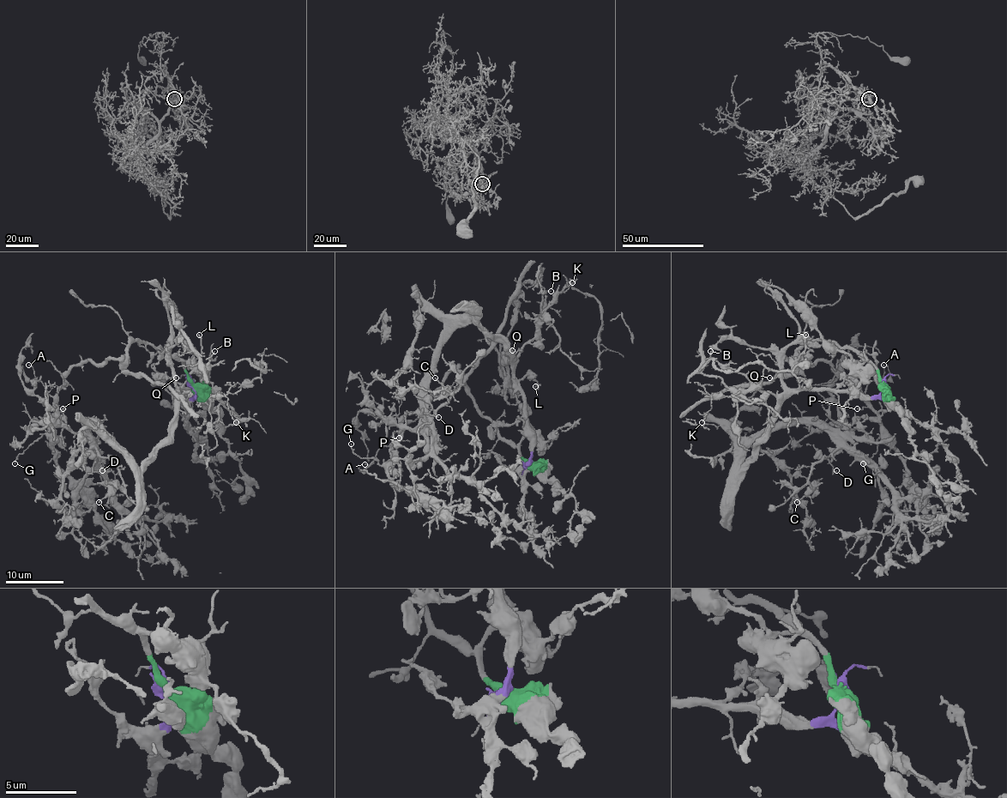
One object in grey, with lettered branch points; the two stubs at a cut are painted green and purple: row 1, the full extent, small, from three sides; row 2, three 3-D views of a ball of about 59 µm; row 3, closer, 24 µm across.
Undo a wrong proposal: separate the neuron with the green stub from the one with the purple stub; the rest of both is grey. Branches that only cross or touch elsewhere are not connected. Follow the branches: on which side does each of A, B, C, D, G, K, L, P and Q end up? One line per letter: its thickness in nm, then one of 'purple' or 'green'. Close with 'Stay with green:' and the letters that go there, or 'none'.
A: 120 nm | green
B: 120 nm | purple
C: 140 nm | purple
D: 120 nm | purple
G: 110 nm | green
K: 100 nm | purple
L: 200 nm | purple
P: 150 nm | green
Q: 120 nm | purple
Stay with green: A, G, P

